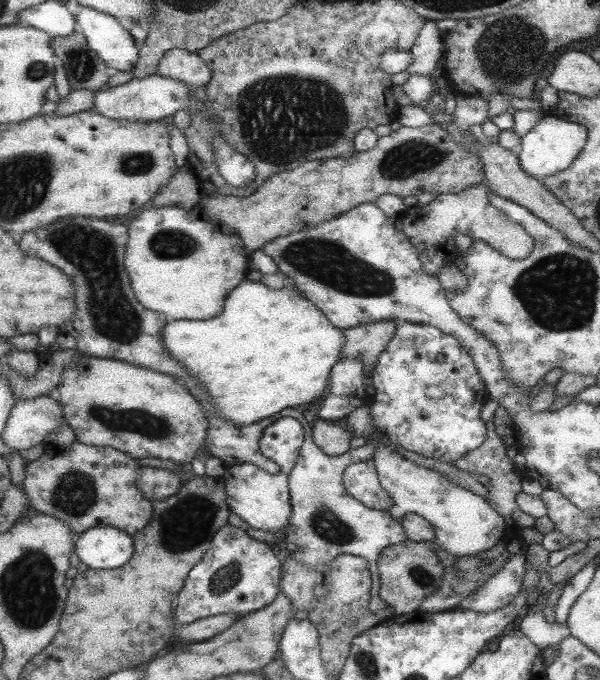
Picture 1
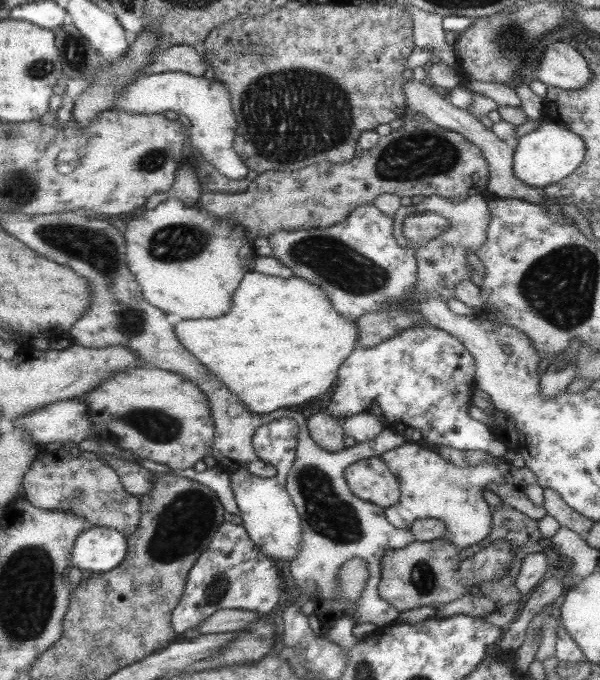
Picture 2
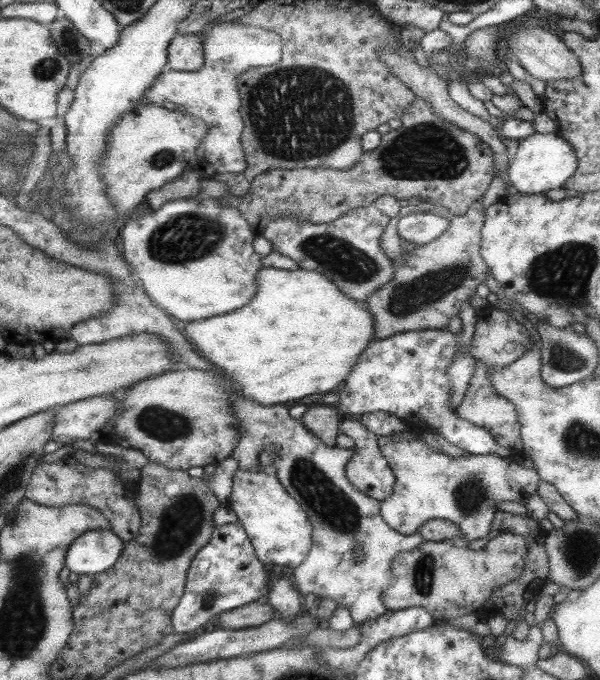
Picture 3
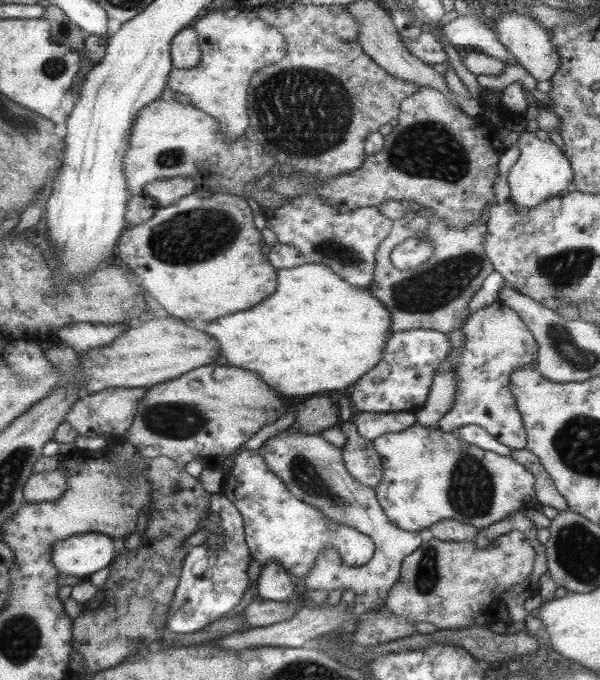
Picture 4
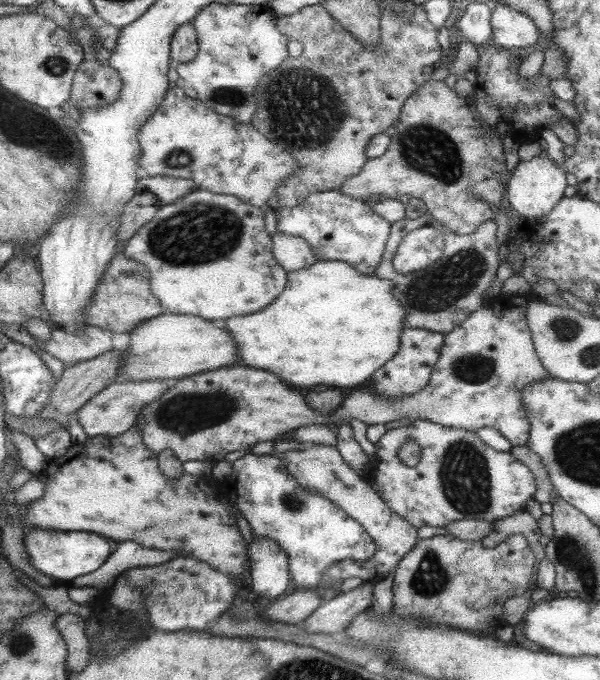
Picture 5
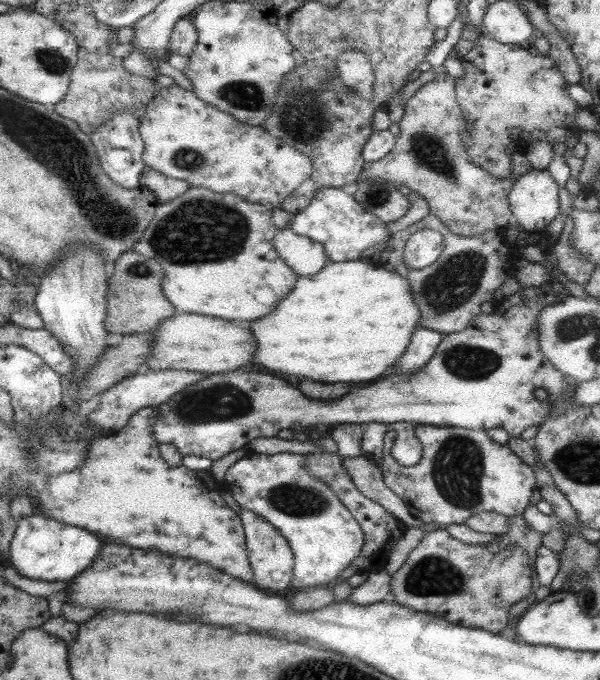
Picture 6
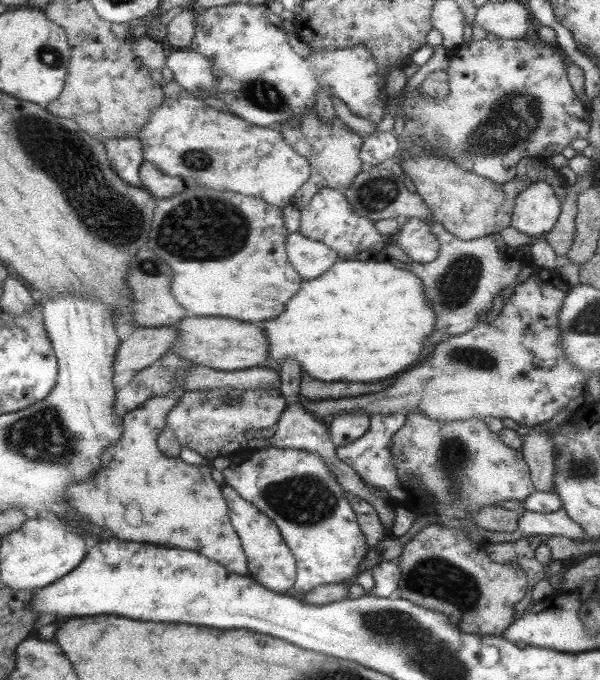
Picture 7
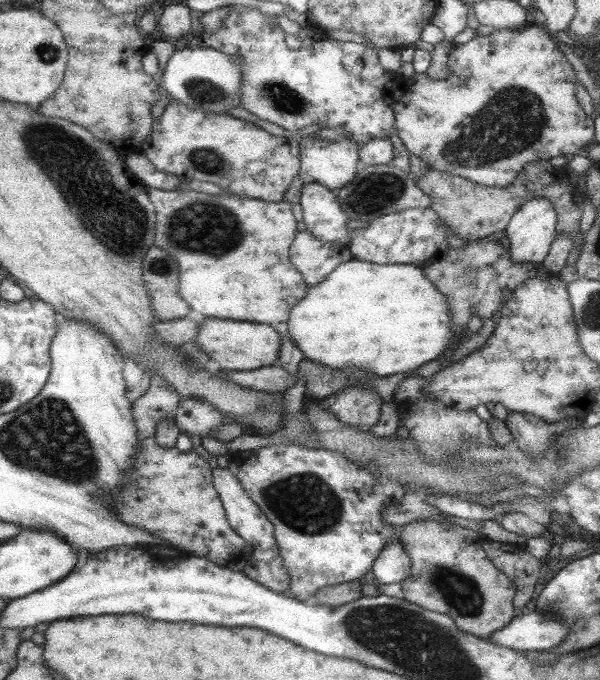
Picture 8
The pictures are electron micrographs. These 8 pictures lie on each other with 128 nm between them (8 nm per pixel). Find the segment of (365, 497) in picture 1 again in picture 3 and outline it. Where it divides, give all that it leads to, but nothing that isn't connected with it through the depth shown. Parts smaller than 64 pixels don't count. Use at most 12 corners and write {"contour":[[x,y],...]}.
{"contour":[[357,417],[342,433],[353,440],[346,476],[379,502],[393,491],[394,473],[377,436]]}

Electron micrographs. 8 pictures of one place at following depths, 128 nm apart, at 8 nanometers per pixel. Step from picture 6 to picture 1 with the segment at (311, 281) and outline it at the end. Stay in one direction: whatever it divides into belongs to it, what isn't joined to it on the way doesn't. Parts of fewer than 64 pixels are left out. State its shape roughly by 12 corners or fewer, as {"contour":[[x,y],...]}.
{"contour":[[243,280],[161,340],[239,426],[311,402],[346,342]]}

